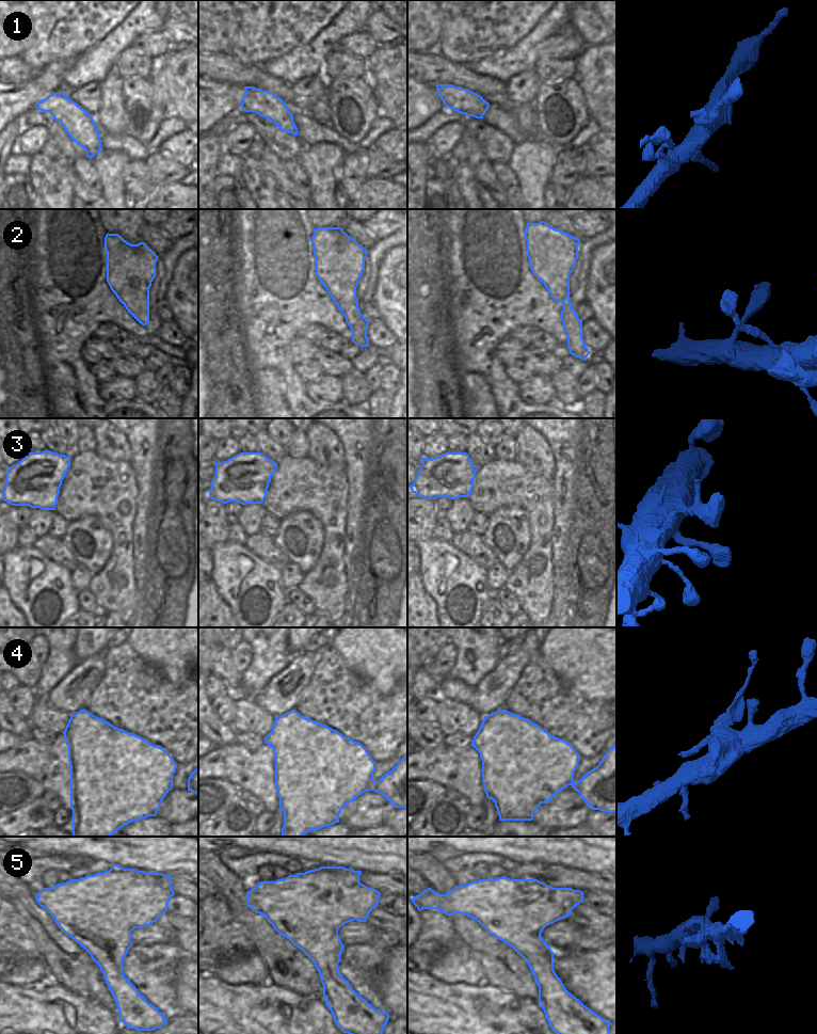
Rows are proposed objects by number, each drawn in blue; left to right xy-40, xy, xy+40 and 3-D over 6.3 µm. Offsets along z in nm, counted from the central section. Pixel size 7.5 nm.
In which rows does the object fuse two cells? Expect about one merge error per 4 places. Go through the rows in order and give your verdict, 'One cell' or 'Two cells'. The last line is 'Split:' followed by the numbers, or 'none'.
1: One cell
2: One cell
3: One cell
4: Two cells
5: One cell
Split: 4

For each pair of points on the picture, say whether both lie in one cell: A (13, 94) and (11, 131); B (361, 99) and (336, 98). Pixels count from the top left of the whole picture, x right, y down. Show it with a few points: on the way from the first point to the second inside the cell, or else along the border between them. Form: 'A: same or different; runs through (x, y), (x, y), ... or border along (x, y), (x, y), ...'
A: different; border along (20, 118), (15, 118), (11, 122)
B: same; runs through (354, 98), (352, 96), (342, 96)

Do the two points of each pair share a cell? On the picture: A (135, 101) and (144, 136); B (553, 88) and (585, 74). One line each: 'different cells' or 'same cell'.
A: same cell
B: different cells

